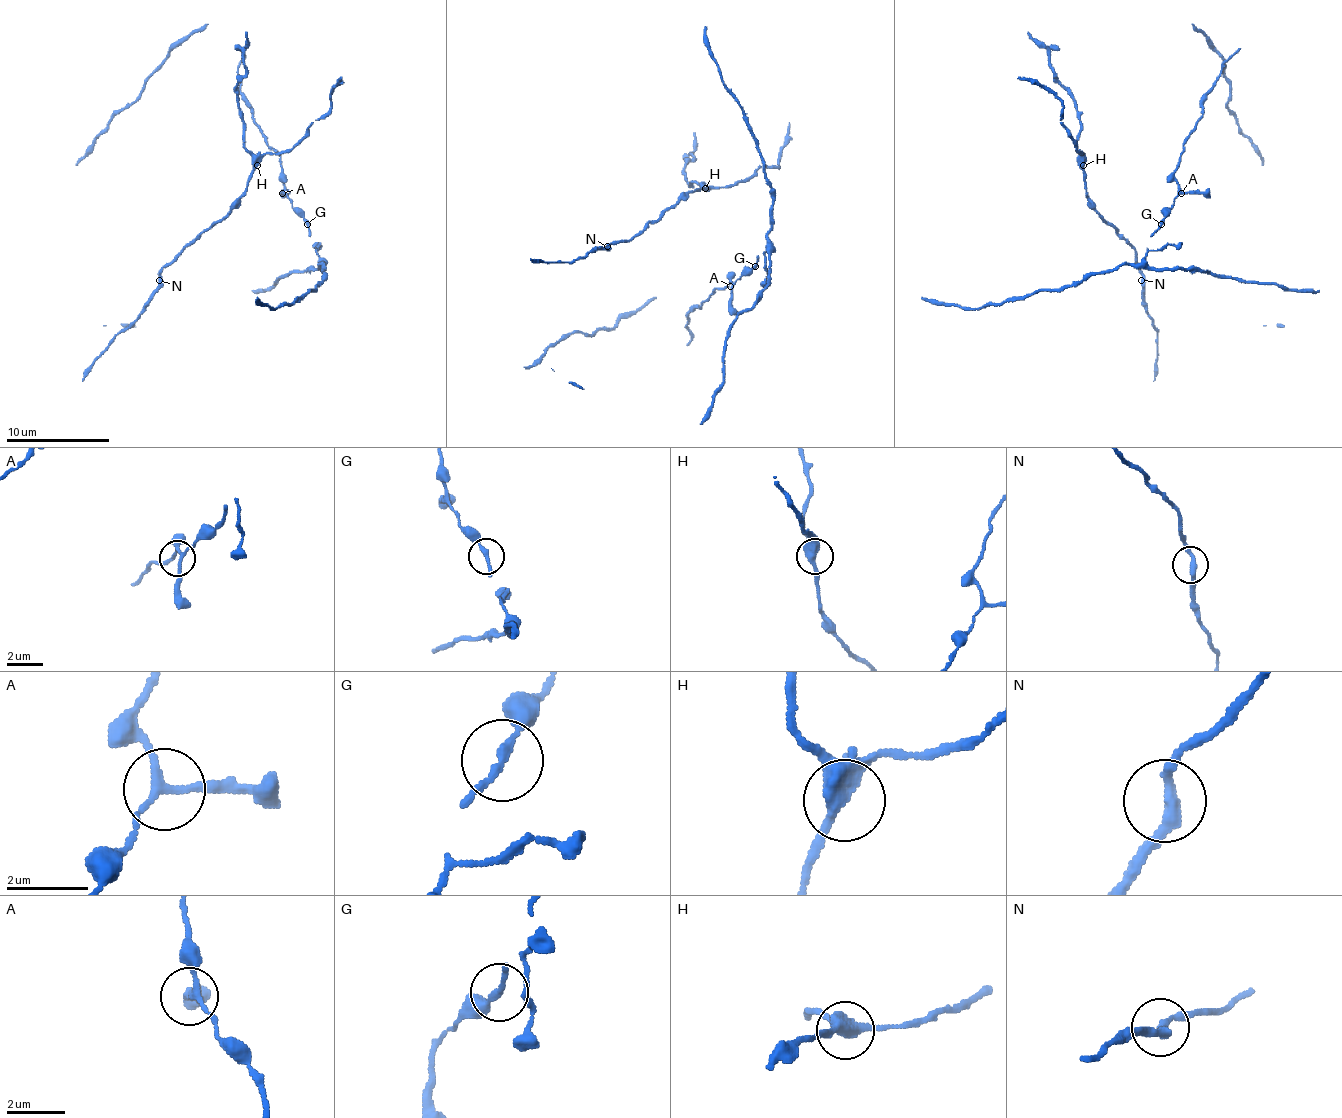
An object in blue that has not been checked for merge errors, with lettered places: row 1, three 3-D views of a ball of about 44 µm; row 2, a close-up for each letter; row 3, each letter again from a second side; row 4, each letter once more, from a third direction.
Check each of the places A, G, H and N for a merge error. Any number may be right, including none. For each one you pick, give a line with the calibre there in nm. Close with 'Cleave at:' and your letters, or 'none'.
Cleave at: none

